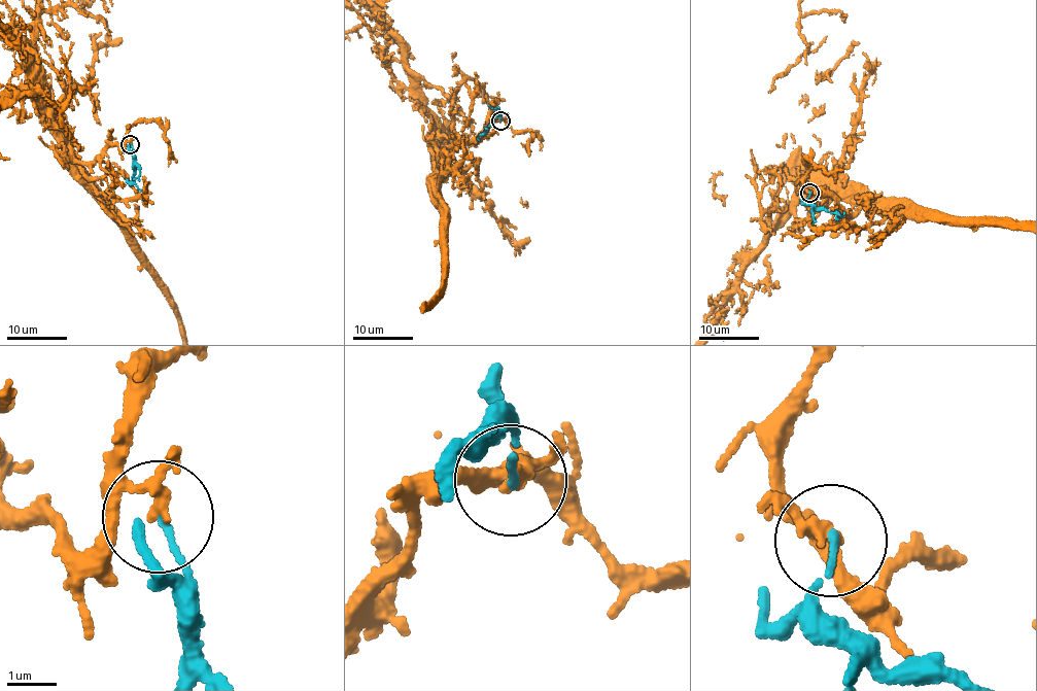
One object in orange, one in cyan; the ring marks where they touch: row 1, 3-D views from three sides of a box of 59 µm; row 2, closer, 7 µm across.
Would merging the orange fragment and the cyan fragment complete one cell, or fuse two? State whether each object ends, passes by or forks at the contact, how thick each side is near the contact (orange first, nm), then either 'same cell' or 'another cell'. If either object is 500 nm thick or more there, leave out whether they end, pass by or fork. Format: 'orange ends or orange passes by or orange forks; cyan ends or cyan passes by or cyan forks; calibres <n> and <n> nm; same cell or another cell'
orange passes by; cyan ends; calibres 170 and 120 nm; another cell

